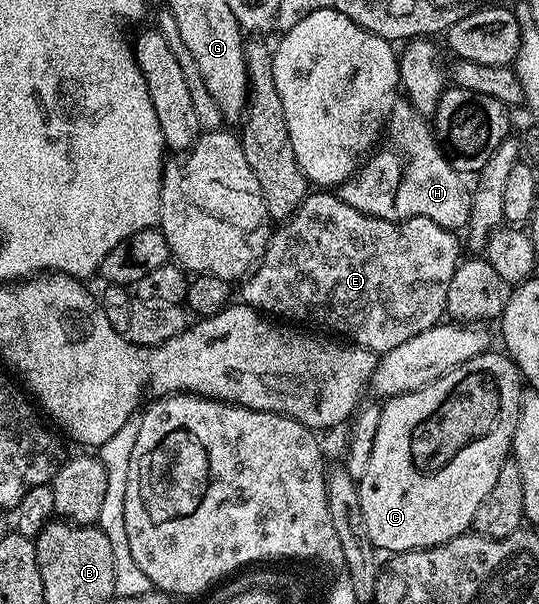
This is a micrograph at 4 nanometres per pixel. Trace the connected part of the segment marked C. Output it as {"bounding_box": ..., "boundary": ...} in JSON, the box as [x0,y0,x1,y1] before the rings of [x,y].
{"bounding_box":[358,350,522,553],"boundary":[[[485,350],[422,389],[383,400],[374,449],[370,449],[366,473],[358,481],[366,533],[370,533],[370,541],[381,552],[420,553],[471,528],[474,513],[478,513],[482,497],[490,493],[498,469],[509,462],[514,429],[518,425],[522,376],[507,354],[499,354]]]}

